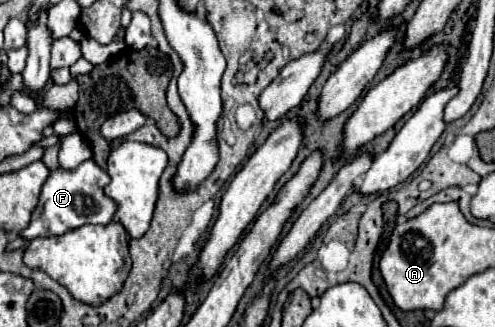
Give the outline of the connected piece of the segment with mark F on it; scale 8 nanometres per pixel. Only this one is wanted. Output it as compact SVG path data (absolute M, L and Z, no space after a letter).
M92 159L80 163L76 169L54 169L50 171L46 183L42 185L40 201L36 211L32 213L30 225L20 233L26 241L32 241L36 237L50 237L50 235L62 235L68 229L82 227L86 223L100 223L106 225L114 219L116 203L104 195L104 187L110 183L110 177L104 169L100 169Z

